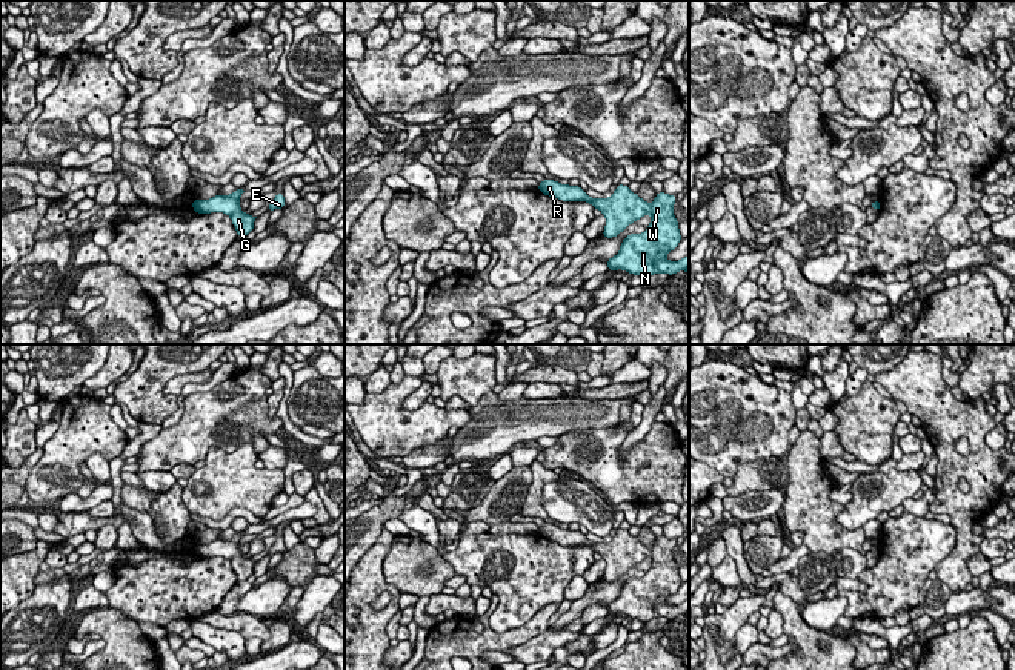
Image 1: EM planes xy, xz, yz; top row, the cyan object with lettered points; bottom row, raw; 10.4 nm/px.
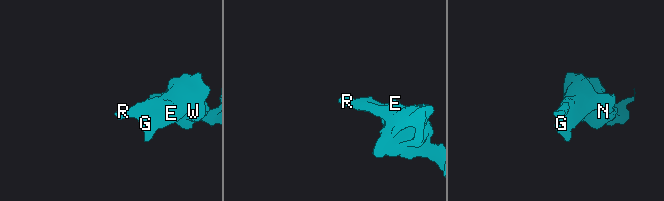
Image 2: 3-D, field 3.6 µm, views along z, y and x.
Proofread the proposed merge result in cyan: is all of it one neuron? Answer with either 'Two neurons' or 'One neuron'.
One neuron

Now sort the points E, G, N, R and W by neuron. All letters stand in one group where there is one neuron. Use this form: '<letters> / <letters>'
E G N R W

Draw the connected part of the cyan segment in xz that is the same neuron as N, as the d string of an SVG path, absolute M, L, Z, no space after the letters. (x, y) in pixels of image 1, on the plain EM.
M546 522L538 529L540 536L561 546L586 546L600 553L606 561L603 581L614 582L629 569L640 564L646 558L651 559L651 569L641 578L629 578L624 581L617 599L606 605L609 616L623 613L643 622L652 618L674 619L686 615L689 619L689 599L683 604L671 605L666 599L681 585L678 564L674 559L674 547L677 539L658 536L649 549L629 530L618 529L609 542L592 542L580 530L560 529Z

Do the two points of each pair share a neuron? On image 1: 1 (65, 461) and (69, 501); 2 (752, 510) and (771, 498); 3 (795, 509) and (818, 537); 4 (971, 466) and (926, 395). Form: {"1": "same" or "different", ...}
{"1": "different", "2": "same", "3": "same", "4": "same"}

